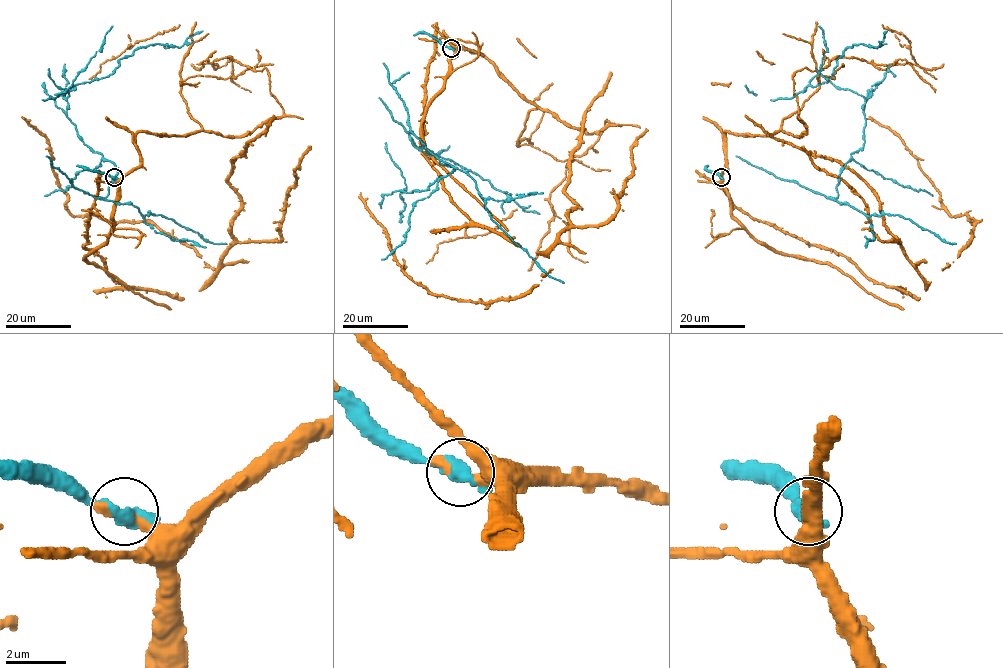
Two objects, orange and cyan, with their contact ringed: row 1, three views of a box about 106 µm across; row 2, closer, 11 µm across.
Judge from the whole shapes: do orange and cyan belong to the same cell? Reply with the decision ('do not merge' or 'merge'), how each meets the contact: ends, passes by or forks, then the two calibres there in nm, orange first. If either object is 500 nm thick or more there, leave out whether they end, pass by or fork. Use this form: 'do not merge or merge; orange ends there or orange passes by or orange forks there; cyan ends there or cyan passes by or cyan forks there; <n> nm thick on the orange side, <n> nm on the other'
merge; 460 nm thick on the orange side, 500 nm on the other

